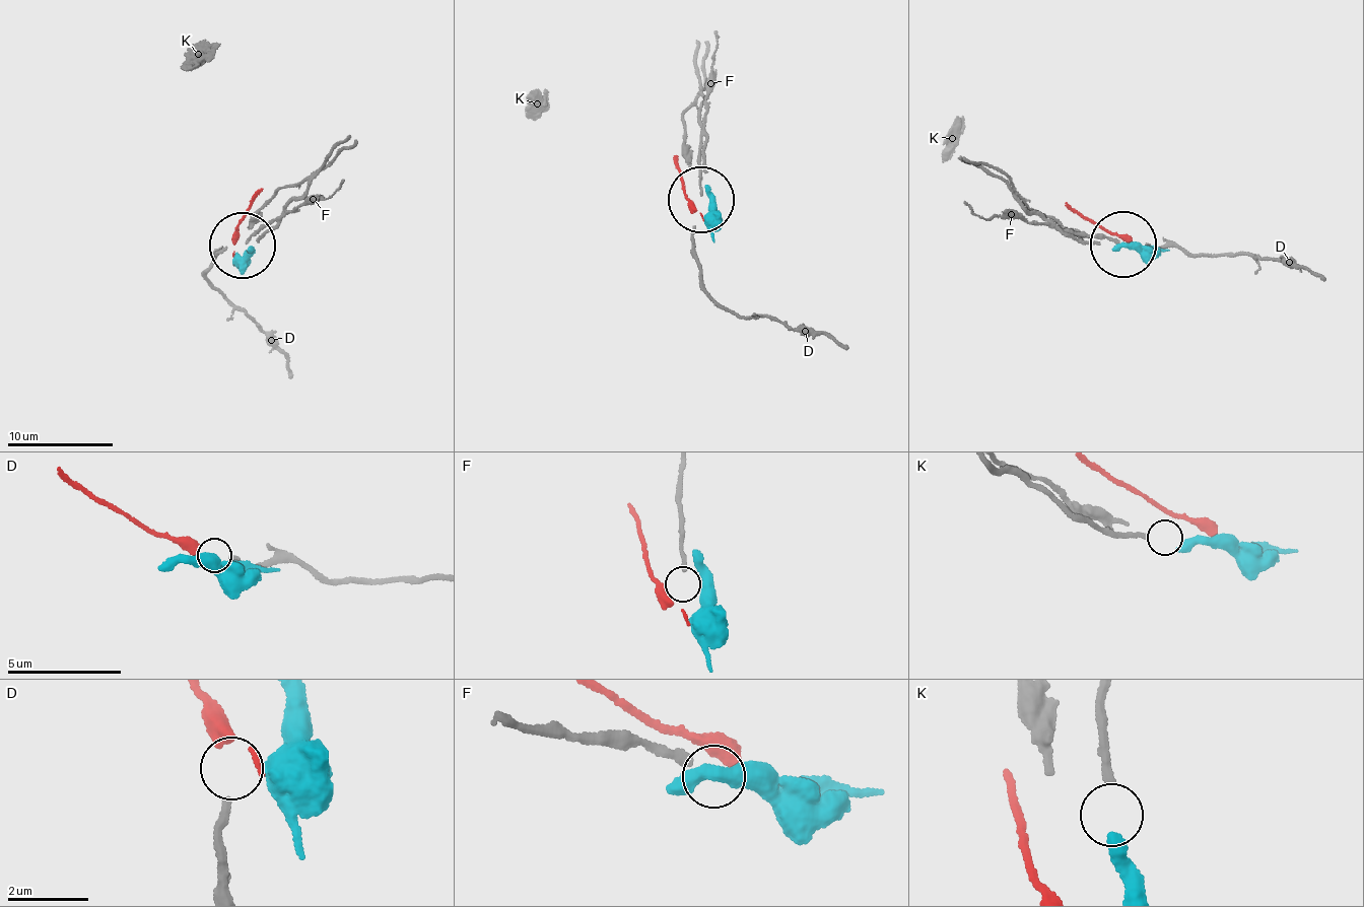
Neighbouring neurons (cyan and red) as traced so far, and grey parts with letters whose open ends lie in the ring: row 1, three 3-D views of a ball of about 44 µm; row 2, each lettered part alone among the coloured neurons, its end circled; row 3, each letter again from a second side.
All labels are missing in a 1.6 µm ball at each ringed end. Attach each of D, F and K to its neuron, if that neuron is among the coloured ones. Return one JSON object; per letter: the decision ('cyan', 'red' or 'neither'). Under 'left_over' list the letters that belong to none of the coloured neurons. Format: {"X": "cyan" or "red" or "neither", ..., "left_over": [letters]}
{"D": "red", "F": "neither", "K": "cyan", "left_over": ["F"]}

